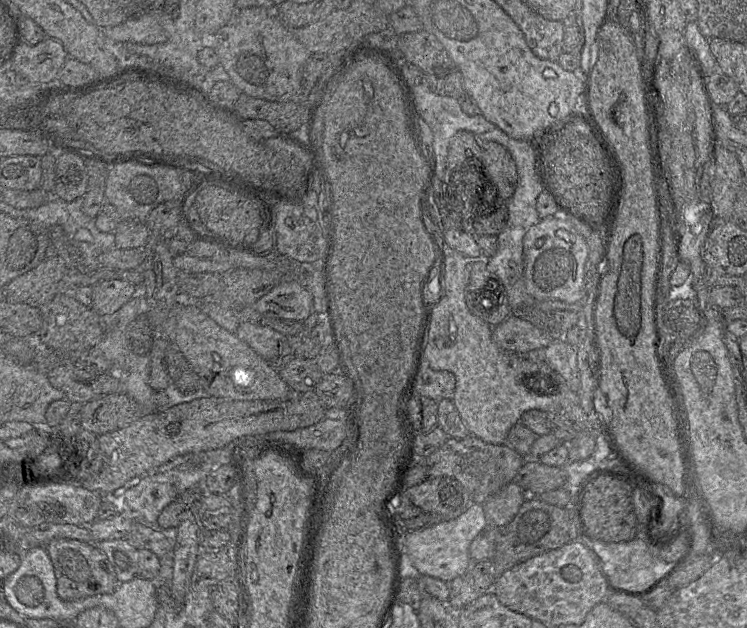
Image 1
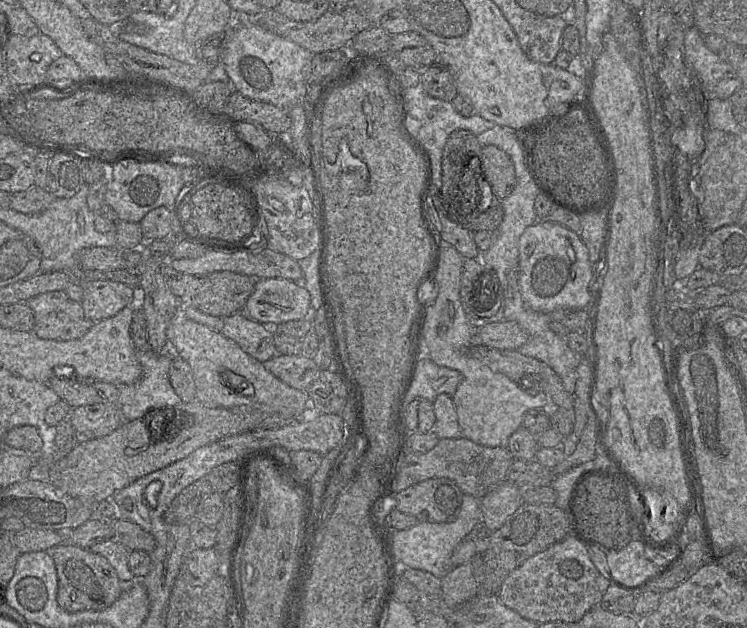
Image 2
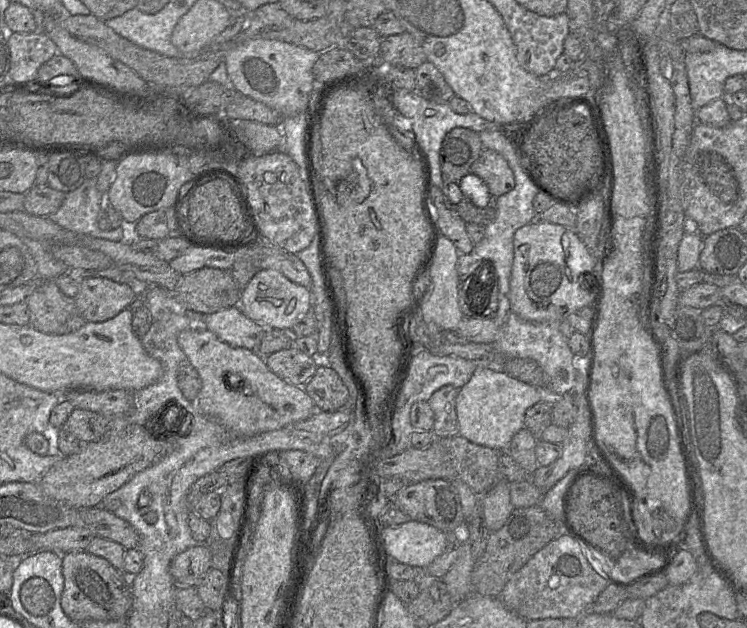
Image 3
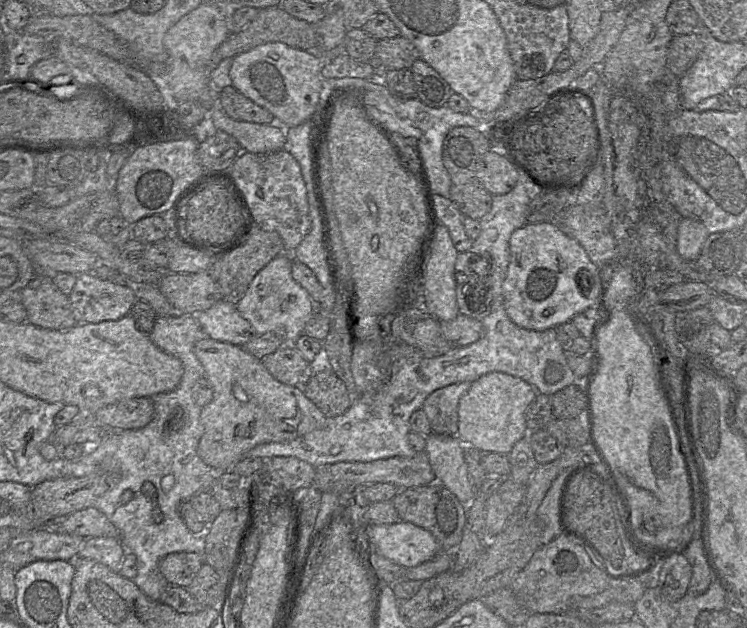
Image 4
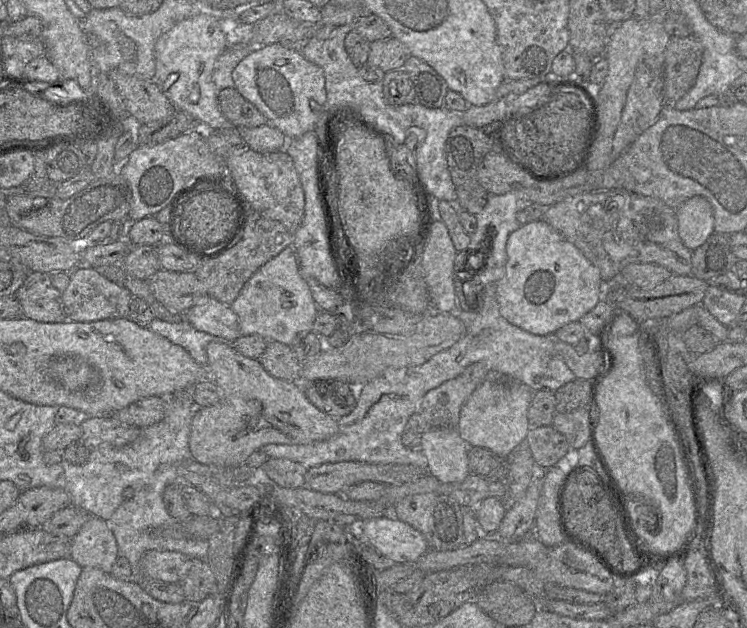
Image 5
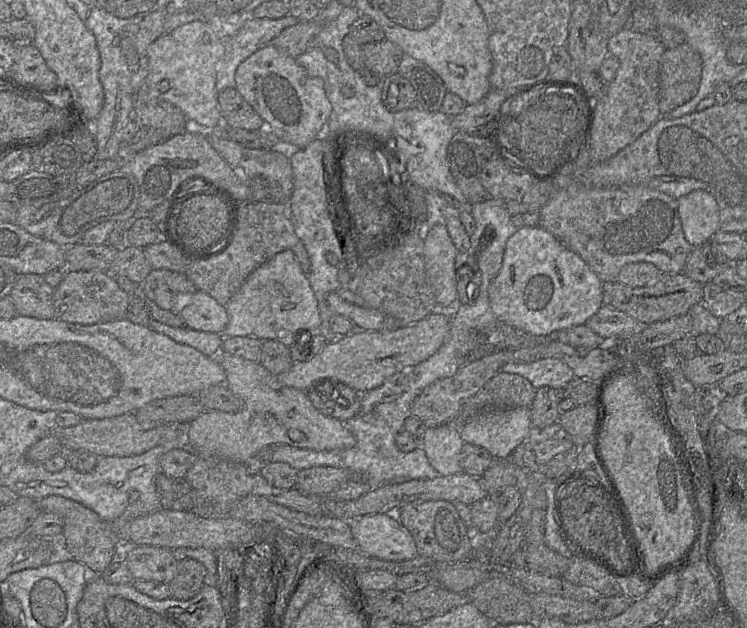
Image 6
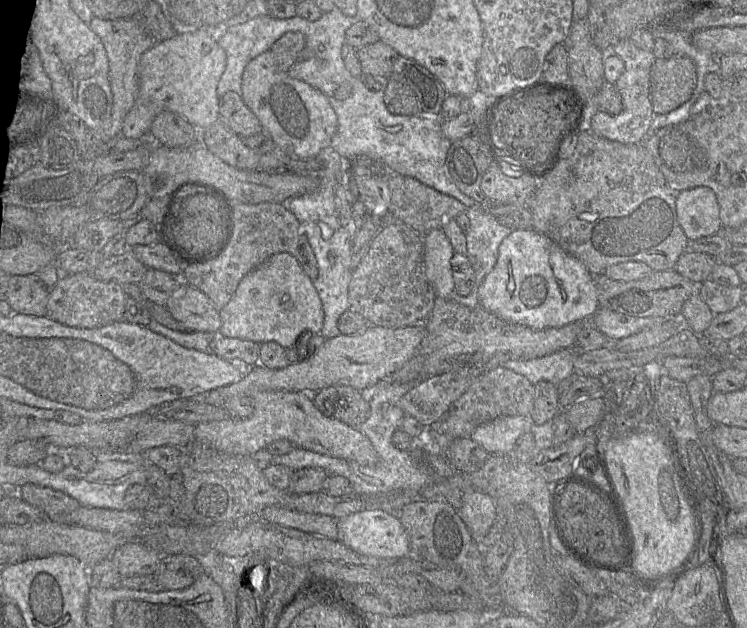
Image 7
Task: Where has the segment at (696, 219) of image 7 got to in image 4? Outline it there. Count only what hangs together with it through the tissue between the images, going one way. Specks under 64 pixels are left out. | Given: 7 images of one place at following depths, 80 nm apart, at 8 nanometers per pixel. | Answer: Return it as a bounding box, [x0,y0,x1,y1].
[677,218,709,261]

